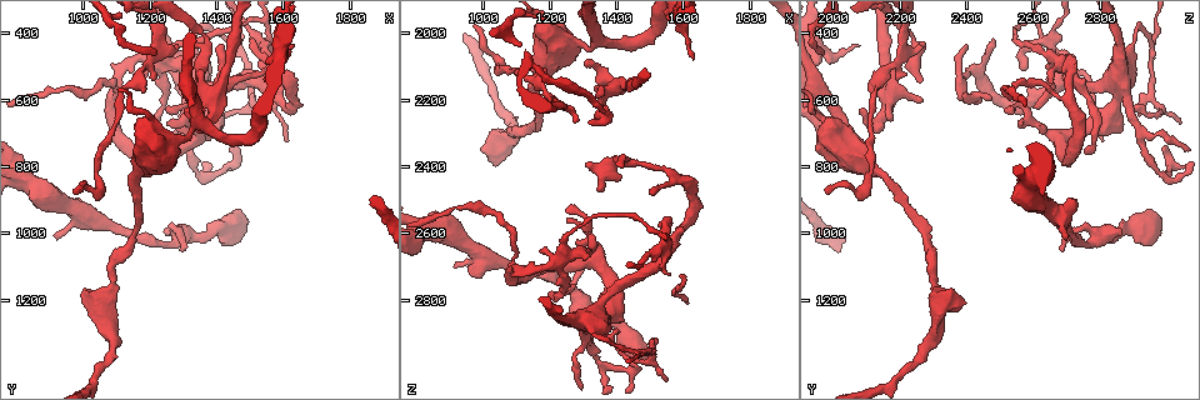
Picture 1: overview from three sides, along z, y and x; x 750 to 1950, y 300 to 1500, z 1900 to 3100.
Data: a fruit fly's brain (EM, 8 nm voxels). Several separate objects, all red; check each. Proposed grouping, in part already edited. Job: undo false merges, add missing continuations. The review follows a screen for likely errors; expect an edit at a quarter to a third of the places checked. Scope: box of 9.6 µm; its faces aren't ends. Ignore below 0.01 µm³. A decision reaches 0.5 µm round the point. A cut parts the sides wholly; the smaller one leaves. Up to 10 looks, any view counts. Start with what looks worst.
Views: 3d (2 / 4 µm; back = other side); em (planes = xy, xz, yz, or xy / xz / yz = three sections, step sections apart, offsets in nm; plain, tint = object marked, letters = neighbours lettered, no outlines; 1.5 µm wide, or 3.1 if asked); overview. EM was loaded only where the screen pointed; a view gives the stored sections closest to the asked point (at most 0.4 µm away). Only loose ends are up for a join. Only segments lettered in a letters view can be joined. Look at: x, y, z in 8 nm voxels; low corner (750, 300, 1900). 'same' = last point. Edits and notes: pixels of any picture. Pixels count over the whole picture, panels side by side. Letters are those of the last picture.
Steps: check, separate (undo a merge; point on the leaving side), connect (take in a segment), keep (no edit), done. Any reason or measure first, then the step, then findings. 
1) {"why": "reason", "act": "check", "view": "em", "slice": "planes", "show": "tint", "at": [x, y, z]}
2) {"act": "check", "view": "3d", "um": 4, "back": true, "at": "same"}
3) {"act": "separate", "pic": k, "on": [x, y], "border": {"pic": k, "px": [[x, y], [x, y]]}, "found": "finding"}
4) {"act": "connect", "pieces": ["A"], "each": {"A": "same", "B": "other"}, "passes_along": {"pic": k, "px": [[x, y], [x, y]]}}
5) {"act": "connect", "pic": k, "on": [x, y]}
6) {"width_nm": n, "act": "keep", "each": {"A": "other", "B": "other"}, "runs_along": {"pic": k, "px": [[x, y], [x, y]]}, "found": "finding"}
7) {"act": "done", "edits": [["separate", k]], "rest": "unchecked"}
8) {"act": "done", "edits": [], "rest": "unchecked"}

{"act": "check", "view": "em", "slice": "xz", "step": 4, "show": "letters", "at": [970, 880, 1980]}

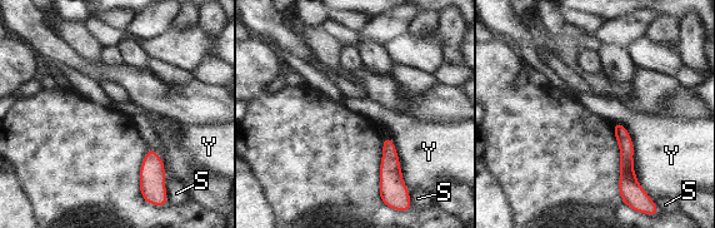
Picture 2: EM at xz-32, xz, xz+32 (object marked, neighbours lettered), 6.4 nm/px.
{"act": "keep", "each": {"S": "other", "Y": "other"}, "runs_along": {"pic": 2, "px": [[616, 125], [625, 143], [624, 181]]}, "found": "none of them fits"}

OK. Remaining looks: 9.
{"act": "check", "view": "em", "slice": "xy", "step": 8, "show": "tint", "at": [1200, 660, 1990]}

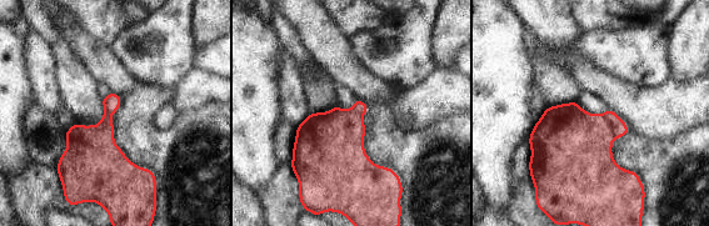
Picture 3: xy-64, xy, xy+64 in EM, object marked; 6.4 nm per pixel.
{"why": "see the neighbours", "act": "check", "view": "em", "slice": "xy", "step": 8, "show": "letters", "at": "same"}

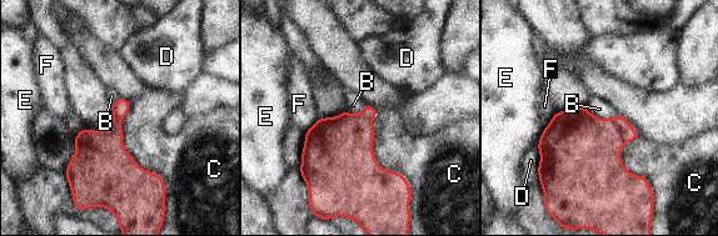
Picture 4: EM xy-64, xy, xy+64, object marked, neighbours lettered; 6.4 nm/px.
{"act": "separate", "pic": 4, "on": [628, 134], "each": {"B": "other", "C": "other", "D": "other", "E": "other", "F": "other"}, "border": {"pic": 4, "px": [[612, 120], [623, 141]]}, "found": "a second neuron is stuck on"}

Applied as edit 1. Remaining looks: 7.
{"why": "tapers out", "act": "check", "view": "3d", "um": 4, "back": true, "at": [1520, 650, 2910]}

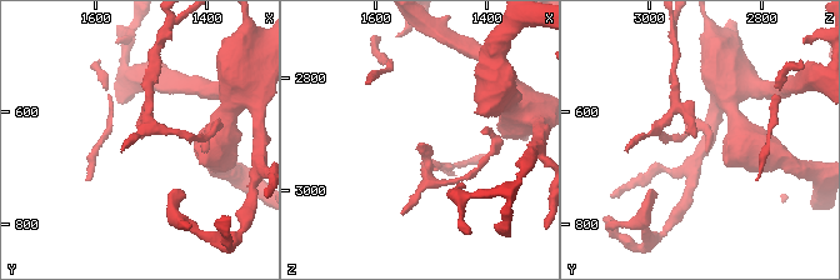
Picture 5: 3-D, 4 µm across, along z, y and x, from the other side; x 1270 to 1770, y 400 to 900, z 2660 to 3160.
{"why": "now the EM", "act": "check", "view": "em", "slice": "xy", "step": 8, "show": "tint", "at": [1520, 645, 2920]}

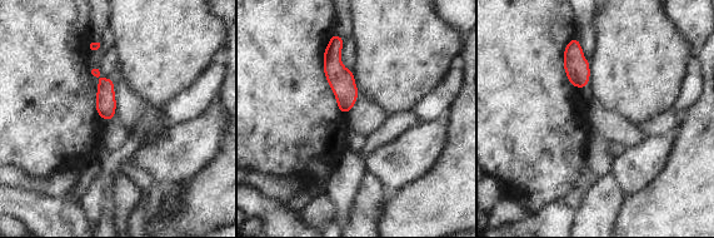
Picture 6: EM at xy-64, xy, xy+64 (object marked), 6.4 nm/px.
{"why": "cut it another way", "act": "check", "view": "em", "slice": "planes", "show": "letters", "at": "same"}

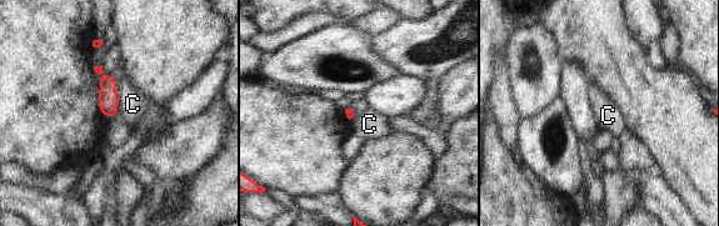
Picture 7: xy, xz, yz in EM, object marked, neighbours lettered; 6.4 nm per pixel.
{"act": "keep", "each": {"C": "other"}, "border": {"pic": 7, "px": [[113, 74], [116, 81], [116, 114]]}, "found": "no lettered segment goes on from it"}

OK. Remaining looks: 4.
{"why": "arms part here", "act": "check", "view": "3d", "um": 4, "at": [1370, 820, 2990]}

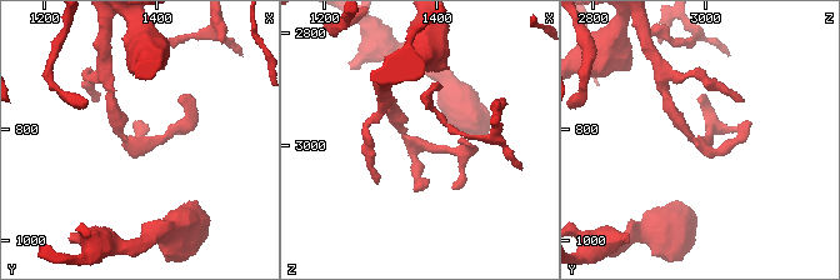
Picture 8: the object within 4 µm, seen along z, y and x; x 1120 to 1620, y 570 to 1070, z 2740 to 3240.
{"act": "check", "view": "em", "slice": "planes", "show": "tint", "at": [1355, 830, 2995]}

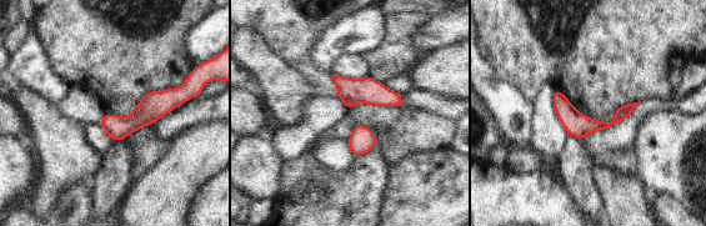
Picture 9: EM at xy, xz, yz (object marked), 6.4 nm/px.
{"why": "see the neighbours", "act": "check", "view": "em", "slice": "planes", "show": "letters", "at": "same"}

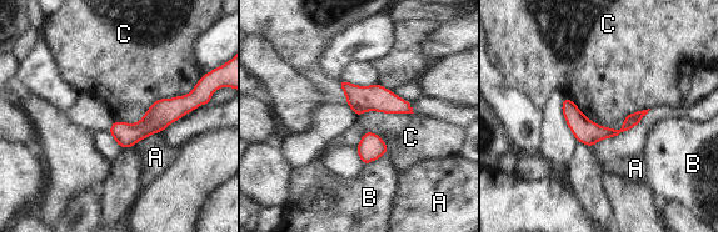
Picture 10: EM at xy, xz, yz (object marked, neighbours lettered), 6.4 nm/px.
{"act": "keep", "each": {"A": "other", "B": "other", "C": "other"}, "found": "all the same neuron"}

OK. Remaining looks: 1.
{"act": "done", "edits": [["separate", 4]], "rest": "unchecked"}

